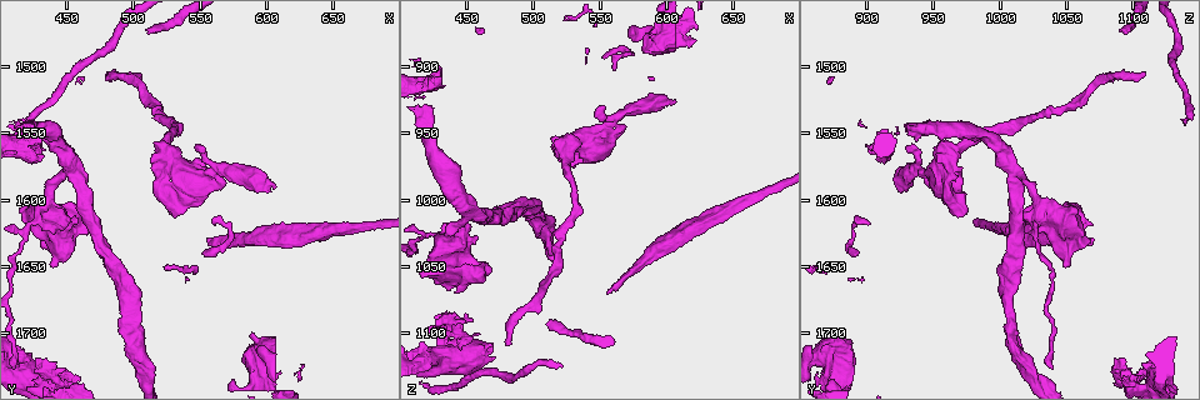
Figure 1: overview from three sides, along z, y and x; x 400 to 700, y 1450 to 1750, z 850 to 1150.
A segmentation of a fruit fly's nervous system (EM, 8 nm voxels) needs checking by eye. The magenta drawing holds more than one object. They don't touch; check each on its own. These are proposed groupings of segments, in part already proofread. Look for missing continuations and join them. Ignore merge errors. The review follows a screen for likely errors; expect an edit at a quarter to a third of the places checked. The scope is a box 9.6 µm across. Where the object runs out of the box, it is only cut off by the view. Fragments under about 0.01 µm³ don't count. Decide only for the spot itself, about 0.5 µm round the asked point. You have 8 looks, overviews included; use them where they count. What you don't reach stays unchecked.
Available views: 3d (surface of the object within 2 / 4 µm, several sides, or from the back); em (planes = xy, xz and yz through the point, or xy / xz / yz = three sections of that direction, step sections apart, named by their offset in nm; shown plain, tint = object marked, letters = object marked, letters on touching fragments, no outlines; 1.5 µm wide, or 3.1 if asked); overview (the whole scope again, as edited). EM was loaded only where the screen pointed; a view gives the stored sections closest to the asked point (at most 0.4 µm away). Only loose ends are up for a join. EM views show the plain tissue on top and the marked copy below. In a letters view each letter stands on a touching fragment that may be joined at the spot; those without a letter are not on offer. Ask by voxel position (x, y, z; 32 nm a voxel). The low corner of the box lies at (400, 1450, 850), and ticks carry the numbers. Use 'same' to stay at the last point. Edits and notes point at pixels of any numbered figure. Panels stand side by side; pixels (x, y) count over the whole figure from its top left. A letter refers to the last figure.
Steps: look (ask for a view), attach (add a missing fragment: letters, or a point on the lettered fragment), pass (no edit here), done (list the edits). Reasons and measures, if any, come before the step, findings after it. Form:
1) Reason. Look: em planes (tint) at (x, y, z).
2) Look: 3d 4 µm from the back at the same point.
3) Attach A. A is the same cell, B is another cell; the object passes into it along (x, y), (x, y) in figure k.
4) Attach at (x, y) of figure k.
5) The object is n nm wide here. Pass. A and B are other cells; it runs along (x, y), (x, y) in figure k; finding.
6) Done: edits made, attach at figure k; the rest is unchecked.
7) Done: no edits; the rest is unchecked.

An open end. Look: em planes (letters) at (458, 1616, 1028).

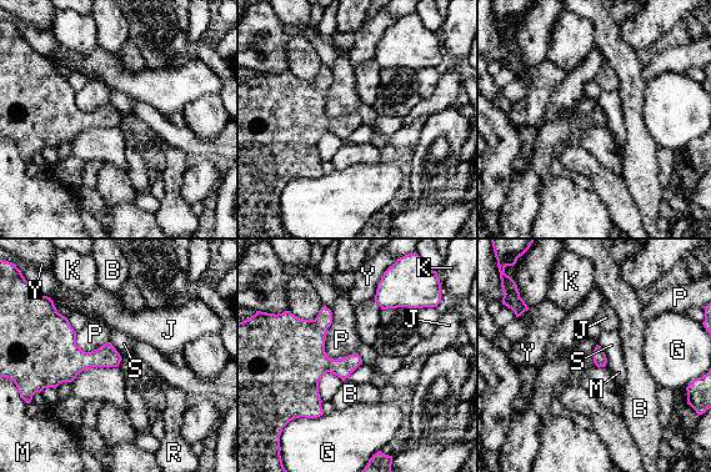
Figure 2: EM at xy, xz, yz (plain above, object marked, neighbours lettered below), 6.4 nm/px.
Pass. B, G, J, K, M, P, R, S and Y are other cells; a border runs along (330, 310), (325, 352), (356, 354) in figure 2; no lettered fragment goes on from it.

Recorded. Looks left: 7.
Branch stops here. Look: em planes (letters) at (556, 1630, 1070).

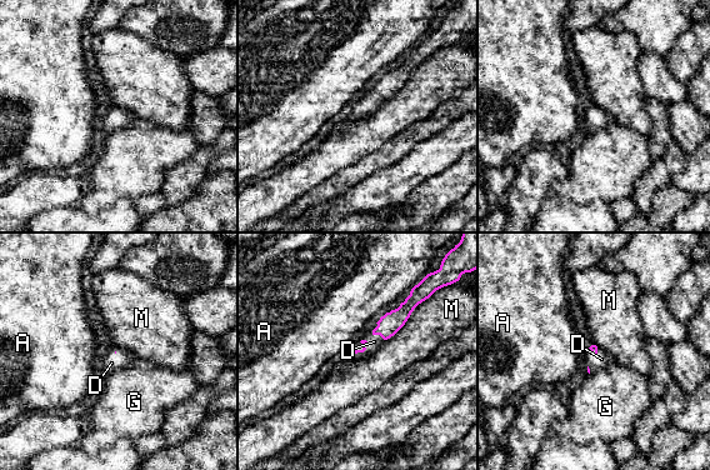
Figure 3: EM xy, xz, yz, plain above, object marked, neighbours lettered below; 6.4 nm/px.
Attach D. D is the same cell, A, G and M are other cells; the object passes into it along (358, 349), (365, 349), (374, 341) in figure 3; it goes on there.

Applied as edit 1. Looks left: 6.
Long arm stops here. Look: em yz step 4 (tint) at (480, 1504, 1110).

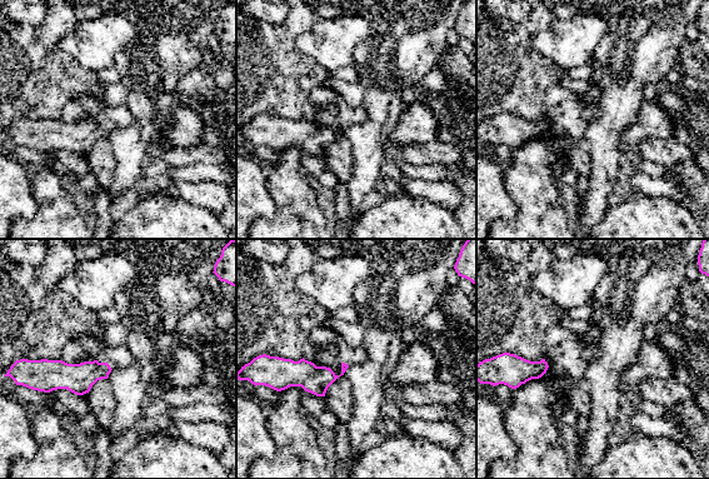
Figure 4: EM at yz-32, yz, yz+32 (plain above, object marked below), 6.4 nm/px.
Cut it another way. Look: em planes (tint) at the same point.

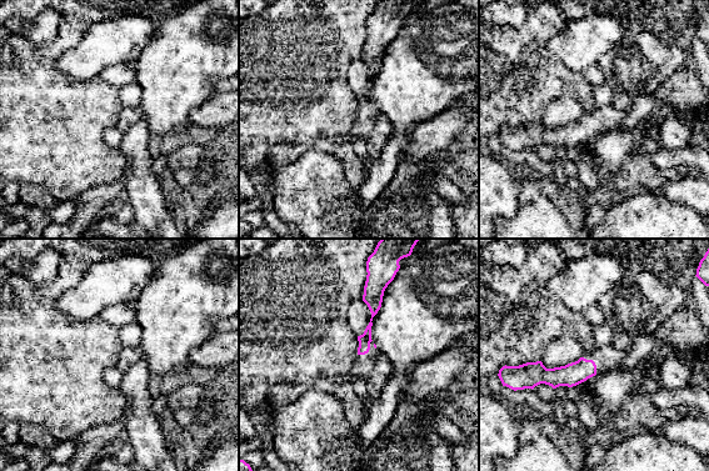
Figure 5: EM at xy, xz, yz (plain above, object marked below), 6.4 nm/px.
What lies round it. Look: em planes (letters) at the same point.

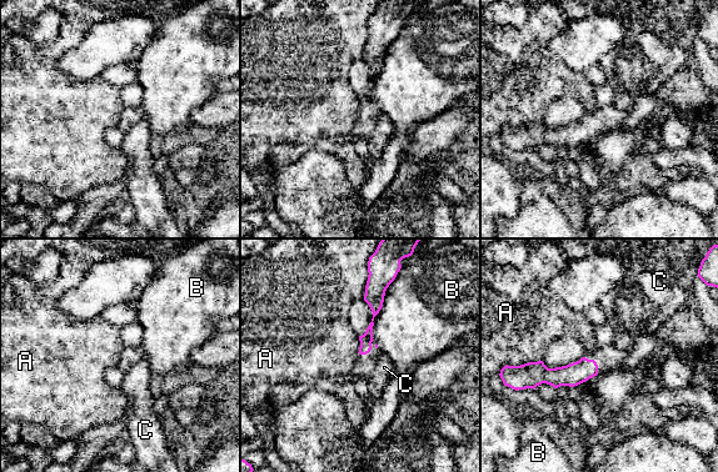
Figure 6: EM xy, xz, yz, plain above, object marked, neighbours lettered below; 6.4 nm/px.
The longest contact is with B, 420 nm. Pass. A, B and C are other cells; no lettered fragment goes on from it.

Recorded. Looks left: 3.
Done: edits made, attach at figure 3; the rest is unchecked.

